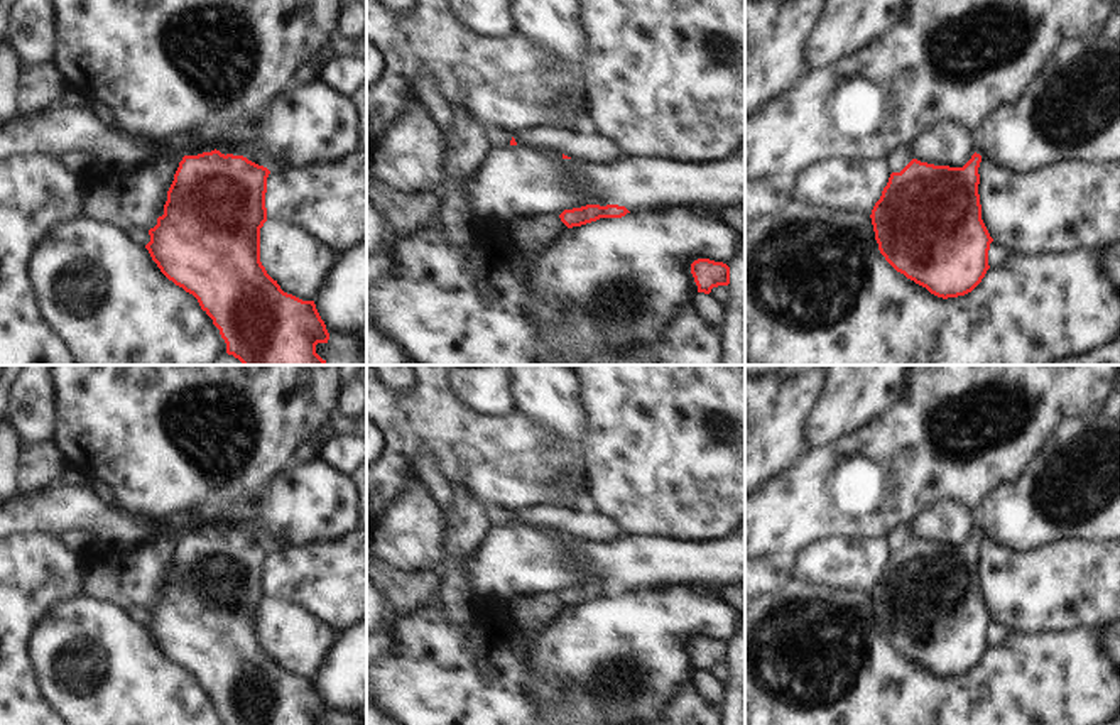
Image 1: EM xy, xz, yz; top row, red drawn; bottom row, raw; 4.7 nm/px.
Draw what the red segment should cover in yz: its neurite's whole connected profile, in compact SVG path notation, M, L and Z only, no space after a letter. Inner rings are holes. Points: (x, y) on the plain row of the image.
M981 507L973 510L973 519L975 532L963 546L912 537L900 551L892 551L870 593L875 619L885 639L943 678L971 671L990 647L988 629L993 617L981 598L978 573L978 546L985 534Z

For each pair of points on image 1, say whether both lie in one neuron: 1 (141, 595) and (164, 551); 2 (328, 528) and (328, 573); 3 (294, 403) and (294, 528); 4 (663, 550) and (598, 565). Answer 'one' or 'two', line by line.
1: one
2: two
3: two
4: one

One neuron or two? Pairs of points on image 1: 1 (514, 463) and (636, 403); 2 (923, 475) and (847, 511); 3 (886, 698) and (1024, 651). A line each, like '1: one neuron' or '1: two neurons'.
1: two neurons
2: one neuron
3: one neuron

